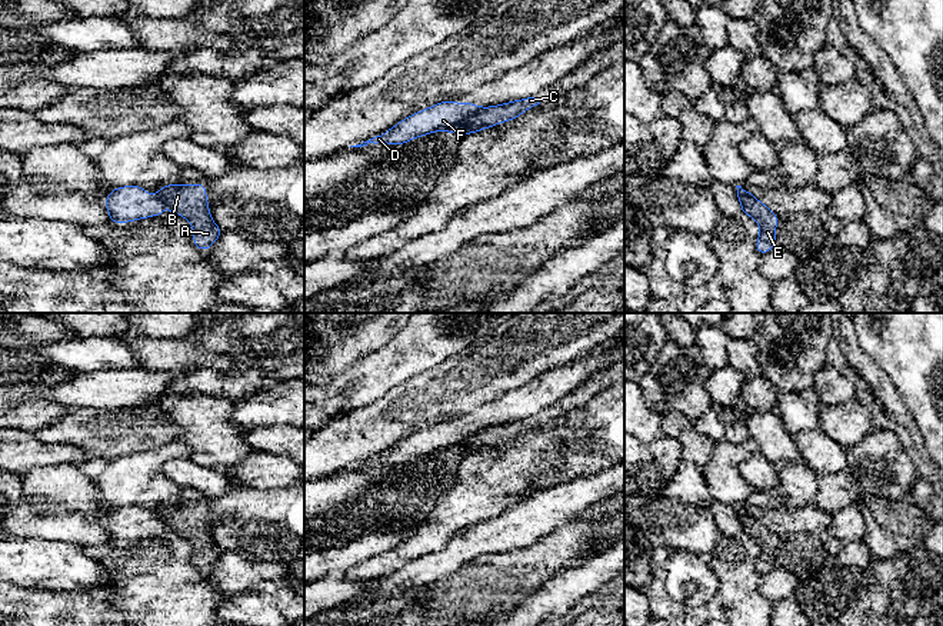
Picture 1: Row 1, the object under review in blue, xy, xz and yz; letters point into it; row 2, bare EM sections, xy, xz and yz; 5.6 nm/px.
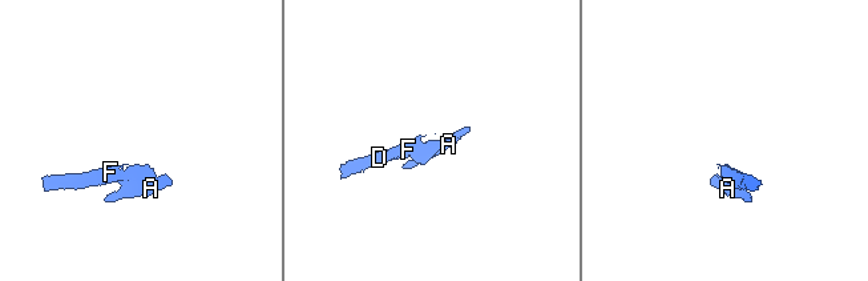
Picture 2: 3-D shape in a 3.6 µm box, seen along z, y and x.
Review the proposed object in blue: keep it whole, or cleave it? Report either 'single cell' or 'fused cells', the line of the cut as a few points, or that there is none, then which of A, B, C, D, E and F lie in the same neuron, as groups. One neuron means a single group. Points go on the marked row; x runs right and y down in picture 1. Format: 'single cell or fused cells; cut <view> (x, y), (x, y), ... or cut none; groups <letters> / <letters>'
fused cells; cut xz (486, 107), (473, 115), (457, 130); groups A B C E / D F

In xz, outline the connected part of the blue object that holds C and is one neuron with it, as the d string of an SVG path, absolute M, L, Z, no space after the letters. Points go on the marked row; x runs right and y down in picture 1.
M527 97L523 100L503 103L500 106L486 107L480 114L470 117L467 123L459 130L459 134L466 136L507 120L514 120L522 116L524 110L533 109L537 104L540 103L536 97Z

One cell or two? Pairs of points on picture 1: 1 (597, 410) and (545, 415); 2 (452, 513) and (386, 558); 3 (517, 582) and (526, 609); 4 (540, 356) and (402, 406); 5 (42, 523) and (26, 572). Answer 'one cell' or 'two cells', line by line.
1: two cells
2: one cell
3: two cells
4: one cell
5: two cells

